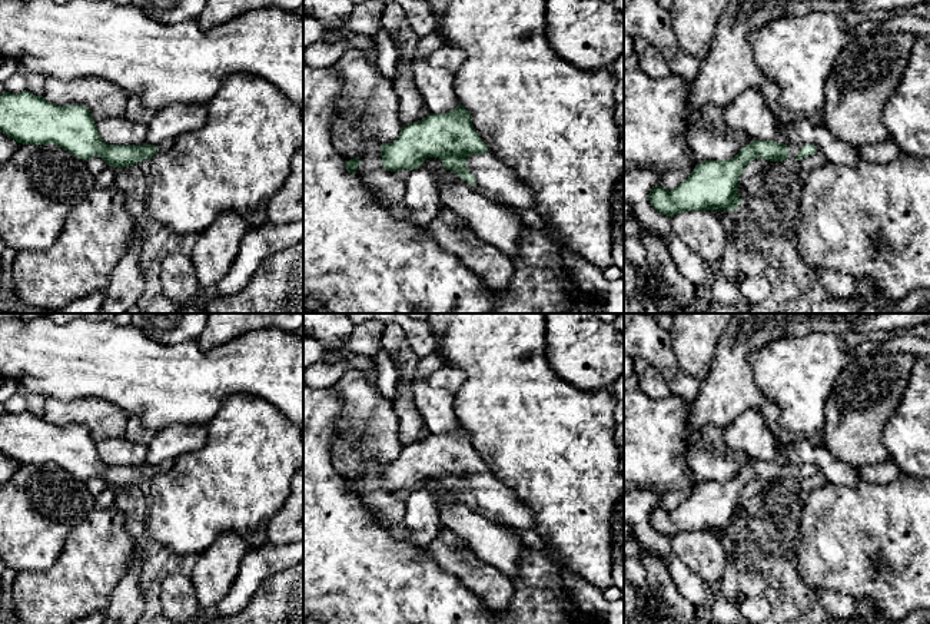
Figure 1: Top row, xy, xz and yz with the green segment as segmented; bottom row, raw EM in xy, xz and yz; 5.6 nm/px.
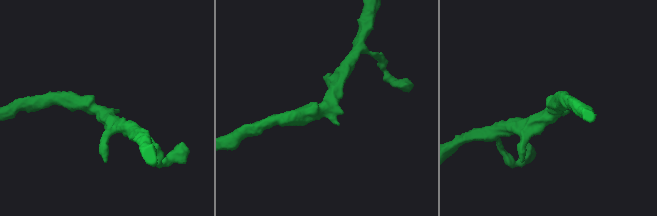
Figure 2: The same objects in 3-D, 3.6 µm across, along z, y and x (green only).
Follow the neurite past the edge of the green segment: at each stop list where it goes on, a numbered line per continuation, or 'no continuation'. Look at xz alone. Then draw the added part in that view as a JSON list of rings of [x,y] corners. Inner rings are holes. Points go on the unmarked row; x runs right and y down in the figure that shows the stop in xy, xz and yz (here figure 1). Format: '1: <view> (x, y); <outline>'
1: xz (497, 501); [[[491,472],[469,475],[466,488],[475,497],[475,505],[486,517],[499,520],[515,530],[535,530],[532,511]]]

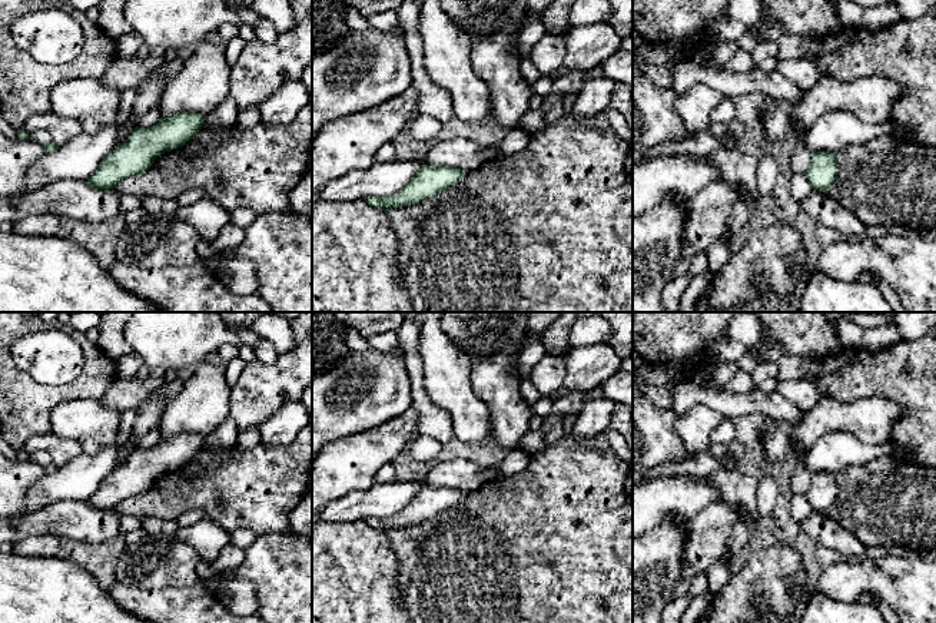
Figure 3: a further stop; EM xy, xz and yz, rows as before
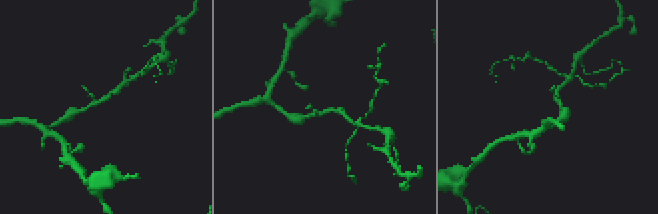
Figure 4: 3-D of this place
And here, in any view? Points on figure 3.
no continuation

